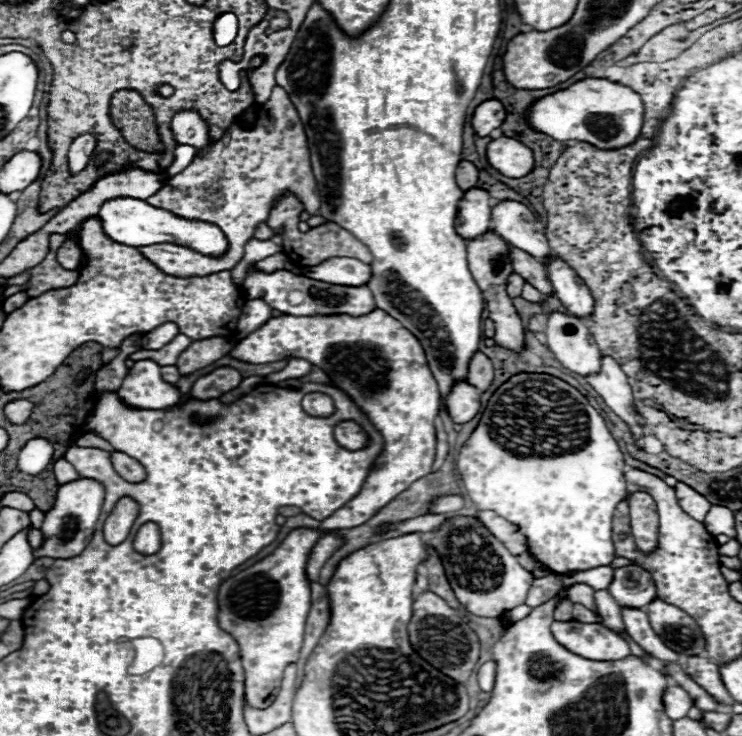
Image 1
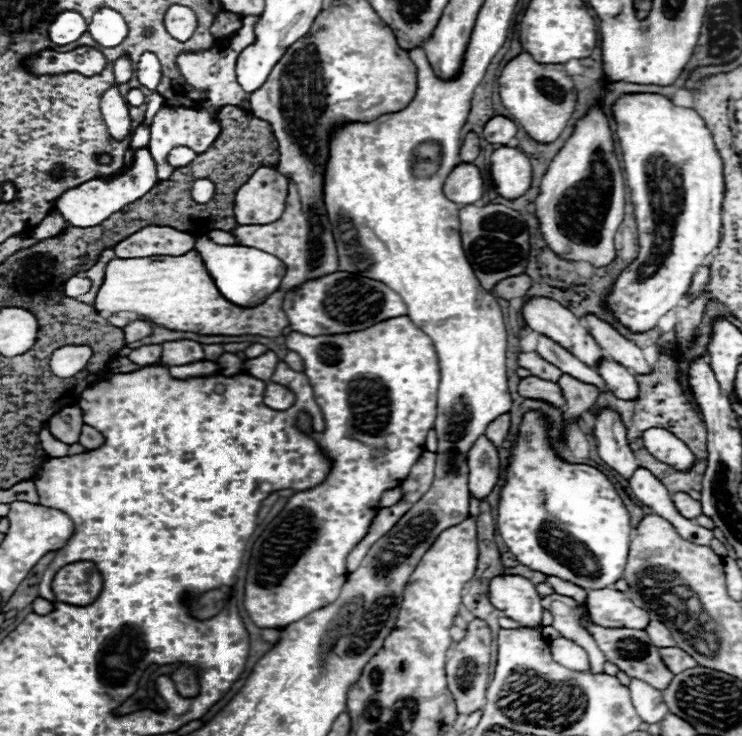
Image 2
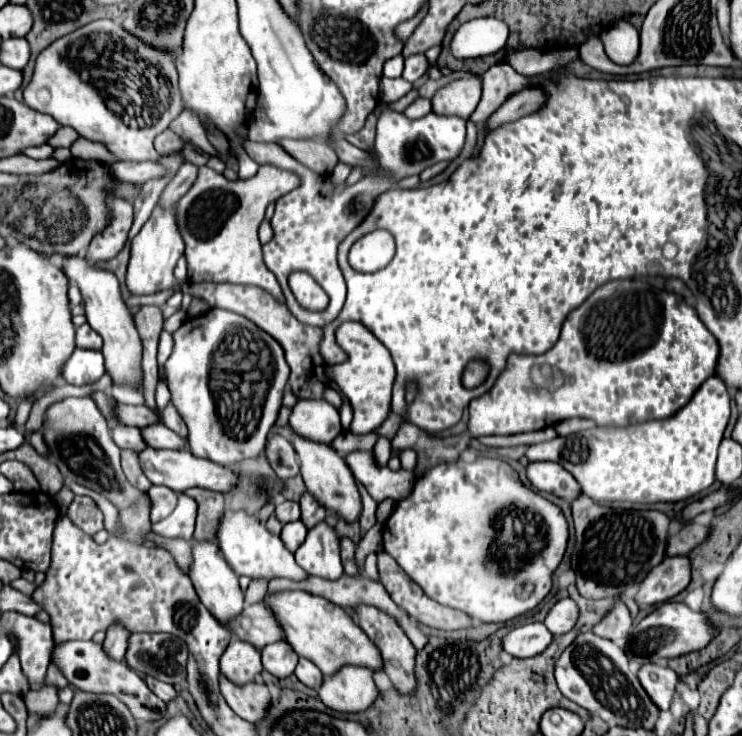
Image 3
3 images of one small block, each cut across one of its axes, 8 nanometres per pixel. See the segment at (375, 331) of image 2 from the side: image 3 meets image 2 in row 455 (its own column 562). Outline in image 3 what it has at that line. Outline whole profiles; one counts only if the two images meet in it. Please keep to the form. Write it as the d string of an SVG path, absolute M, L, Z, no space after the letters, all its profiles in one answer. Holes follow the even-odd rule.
M616 280L596 288L588 300L574 308L564 320L558 342L540 356L520 356L510 354L506 370L498 376L490 392L480 398L474 398L468 406L468 426L466 432L470 438L486 434L520 434L542 430L554 426L568 418L588 418L596 426L624 428L648 420L662 420L674 416L700 388L704 380L714 376L718 366L720 346L710 330L702 324L696 310L684 302L682 296L670 294L658 288L652 288L644 280ZM636 356L638 362L630 366L630 358ZM536 364L558 366L566 378L566 386L550 392L538 388L530 380L530 368ZM636 400L636 402L632 402Z

